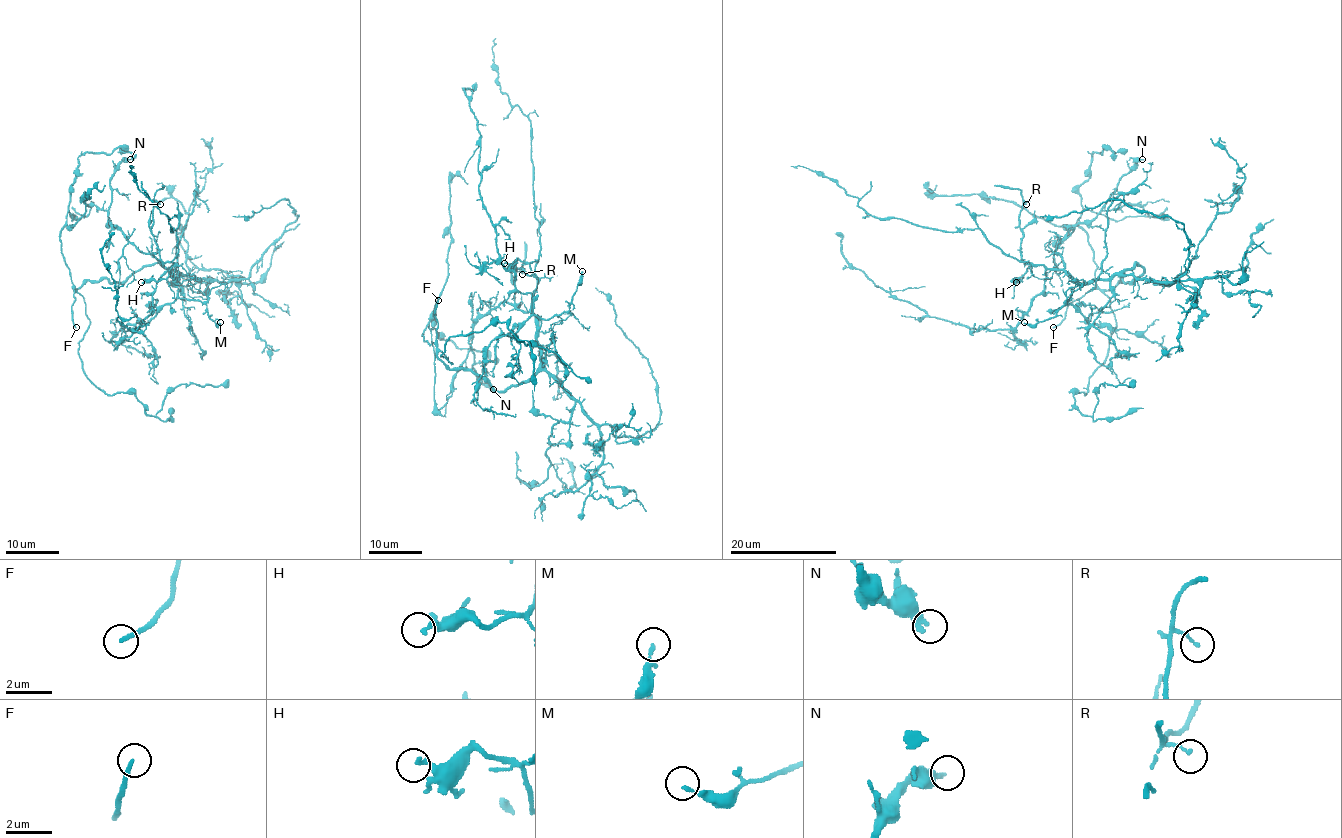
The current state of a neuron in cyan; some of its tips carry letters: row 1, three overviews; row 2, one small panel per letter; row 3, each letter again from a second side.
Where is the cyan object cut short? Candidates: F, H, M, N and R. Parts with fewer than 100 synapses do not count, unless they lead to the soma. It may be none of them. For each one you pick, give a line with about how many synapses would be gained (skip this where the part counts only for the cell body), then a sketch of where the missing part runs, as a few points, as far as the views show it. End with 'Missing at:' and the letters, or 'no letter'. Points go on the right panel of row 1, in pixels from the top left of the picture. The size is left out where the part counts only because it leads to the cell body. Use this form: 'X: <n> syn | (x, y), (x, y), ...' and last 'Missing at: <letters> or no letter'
F: 100 syn | (1053, 327), (972, 354), (949, 353), (881, 303), (800, 277)
Missing at: F

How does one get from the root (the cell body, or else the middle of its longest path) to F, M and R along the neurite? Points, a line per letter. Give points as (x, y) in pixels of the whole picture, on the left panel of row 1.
F: (158, 264), (144, 265), (121, 282), (100, 278), (85, 281), (73, 289), (72, 321), (76, 327)
M: (158, 264), (177, 274), (174, 285), (180, 298), (198, 299), (206, 306), (208, 315), (217, 325), (220, 322)
R: (158, 264), (177, 274), (174, 282), (169, 270), (174, 265), (160, 258), (150, 229), (153, 202), (160, 204)

